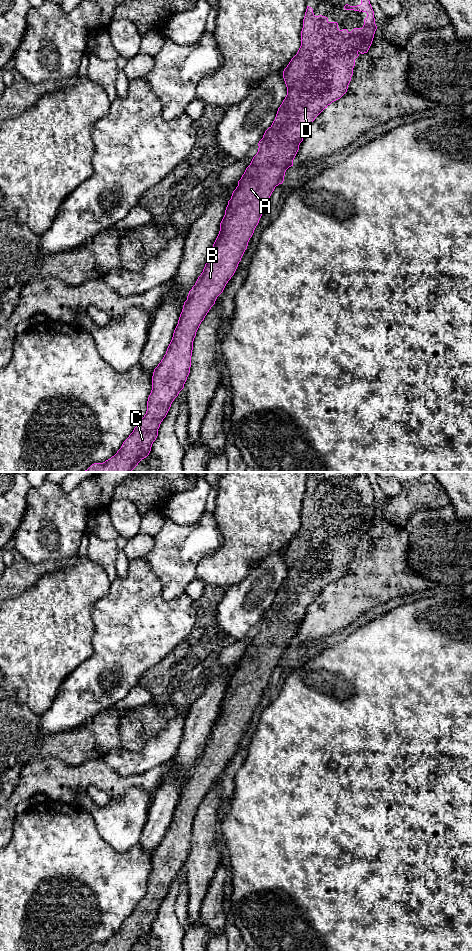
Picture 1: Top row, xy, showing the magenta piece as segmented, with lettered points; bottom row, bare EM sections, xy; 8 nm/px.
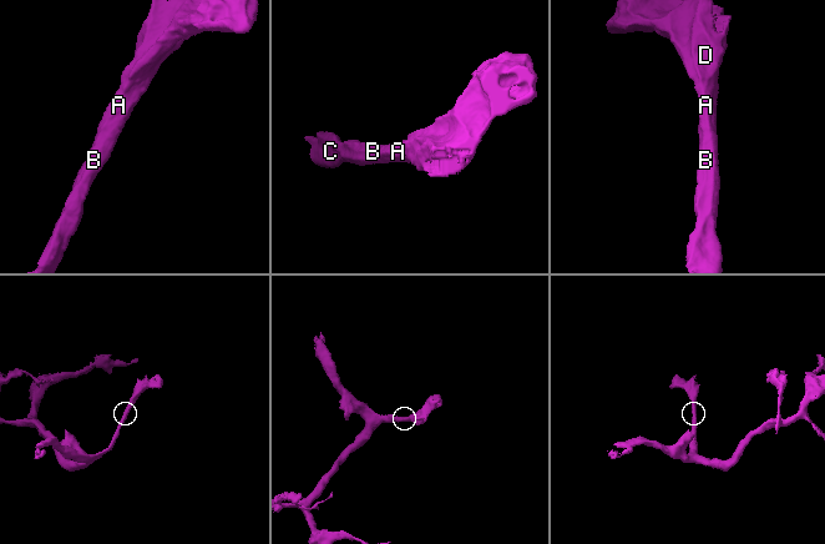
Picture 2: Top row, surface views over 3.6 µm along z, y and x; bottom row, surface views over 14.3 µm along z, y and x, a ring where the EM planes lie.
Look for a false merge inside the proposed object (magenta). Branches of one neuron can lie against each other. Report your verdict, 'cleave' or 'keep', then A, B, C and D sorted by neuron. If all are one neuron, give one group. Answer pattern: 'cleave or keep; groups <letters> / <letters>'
keep; groups A B C D

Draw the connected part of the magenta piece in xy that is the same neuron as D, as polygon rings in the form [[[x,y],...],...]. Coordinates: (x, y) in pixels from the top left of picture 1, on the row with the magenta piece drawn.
[[[361,0],[361,4],[357,6],[346,4],[344,9],[366,12],[363,27],[354,28],[351,32],[347,29],[340,30],[337,22],[329,22],[328,18],[322,15],[315,16],[313,9],[307,6],[301,31],[301,46],[283,71],[287,95],[278,108],[272,125],[259,141],[257,154],[246,168],[228,201],[212,252],[184,302],[166,354],[154,369],[146,414],[114,456],[103,463],[92,464],[83,472],[131,472],[149,455],[152,444],[158,436],[160,424],[172,402],[184,388],[190,373],[193,341],[201,322],[234,275],[263,211],[268,206],[272,192],[276,186],[283,183],[286,170],[293,166],[293,160],[308,126],[328,105],[347,92],[358,53],[367,53],[372,44],[377,26],[370,1]]]

